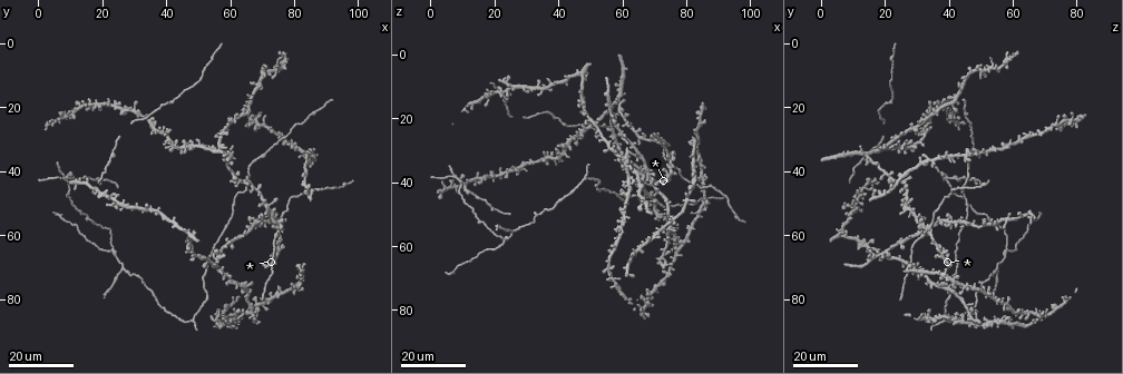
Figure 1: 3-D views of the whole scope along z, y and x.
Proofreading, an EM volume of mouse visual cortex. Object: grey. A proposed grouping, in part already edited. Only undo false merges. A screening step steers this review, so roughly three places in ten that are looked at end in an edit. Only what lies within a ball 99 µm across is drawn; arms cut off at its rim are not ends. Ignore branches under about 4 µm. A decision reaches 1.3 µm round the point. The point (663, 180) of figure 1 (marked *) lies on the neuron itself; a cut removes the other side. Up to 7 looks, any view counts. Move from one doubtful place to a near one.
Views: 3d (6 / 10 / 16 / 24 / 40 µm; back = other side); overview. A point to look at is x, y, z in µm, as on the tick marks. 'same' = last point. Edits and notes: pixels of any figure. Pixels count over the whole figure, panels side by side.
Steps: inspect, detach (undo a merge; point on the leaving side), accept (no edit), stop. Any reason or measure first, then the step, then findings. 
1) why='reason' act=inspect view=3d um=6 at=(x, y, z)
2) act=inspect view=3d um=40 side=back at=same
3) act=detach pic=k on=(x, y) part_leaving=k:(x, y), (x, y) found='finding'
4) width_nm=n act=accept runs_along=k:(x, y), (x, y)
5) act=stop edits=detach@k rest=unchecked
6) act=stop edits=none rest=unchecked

why='three arms meet' act=inspect view=3d um=16 at=(26, 70, 55)

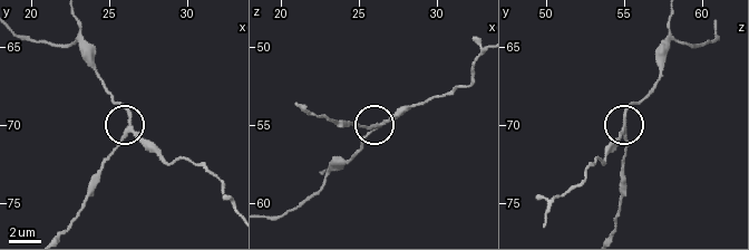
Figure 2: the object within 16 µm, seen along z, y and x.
act=inspect view=3d um=6 at=(26.2, 69.8, 55.2)

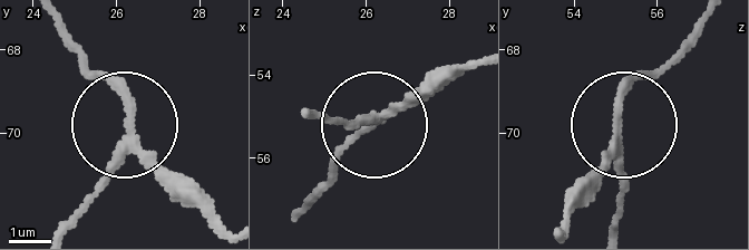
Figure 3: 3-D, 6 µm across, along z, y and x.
act=detach pic=3 on=(97, 195) part_leaving=3:(126, 153), (73, 224) found='a second neuron is stuck on'

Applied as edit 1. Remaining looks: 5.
why='thick turns thin' act=inspect view=3d um=24 at=(13, 53, 49)

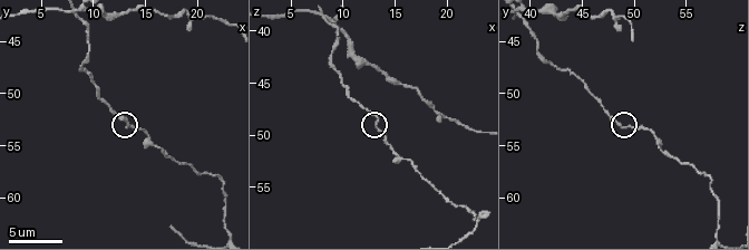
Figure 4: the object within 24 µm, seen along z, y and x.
act=inspect view=3d um=6 at=(13.2, 53.2, 48.8)

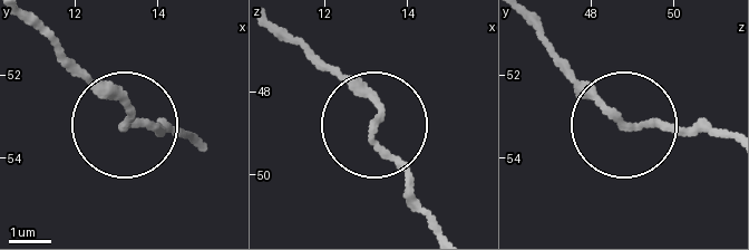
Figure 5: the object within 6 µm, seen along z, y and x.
act=accept runs_along=5:(440, 230), (377, 134), (370, 102), (302, 41) found='one neuron here'

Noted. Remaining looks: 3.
why='four or more arms meet' act=inspect view=3d um=24 at=(8, 42, 39)

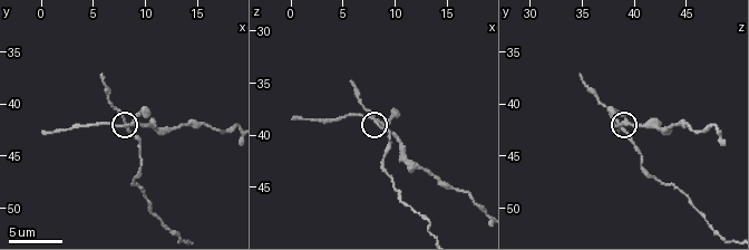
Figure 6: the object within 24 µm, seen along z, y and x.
act=inspect view=3d um=6 at=(8.2, 41.8, 38.8)

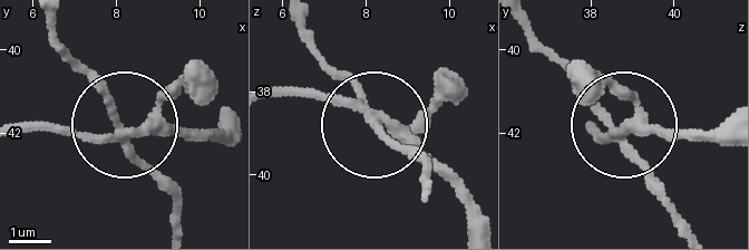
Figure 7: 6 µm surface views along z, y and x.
act=detach pic=7 on=(164, 93) part_leaving=7:(123, 132), (225, 132) found='a second neuron is stuck on'

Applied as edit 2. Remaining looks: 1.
act=stop edits=detach@3,detach@7 rest=unchecked

